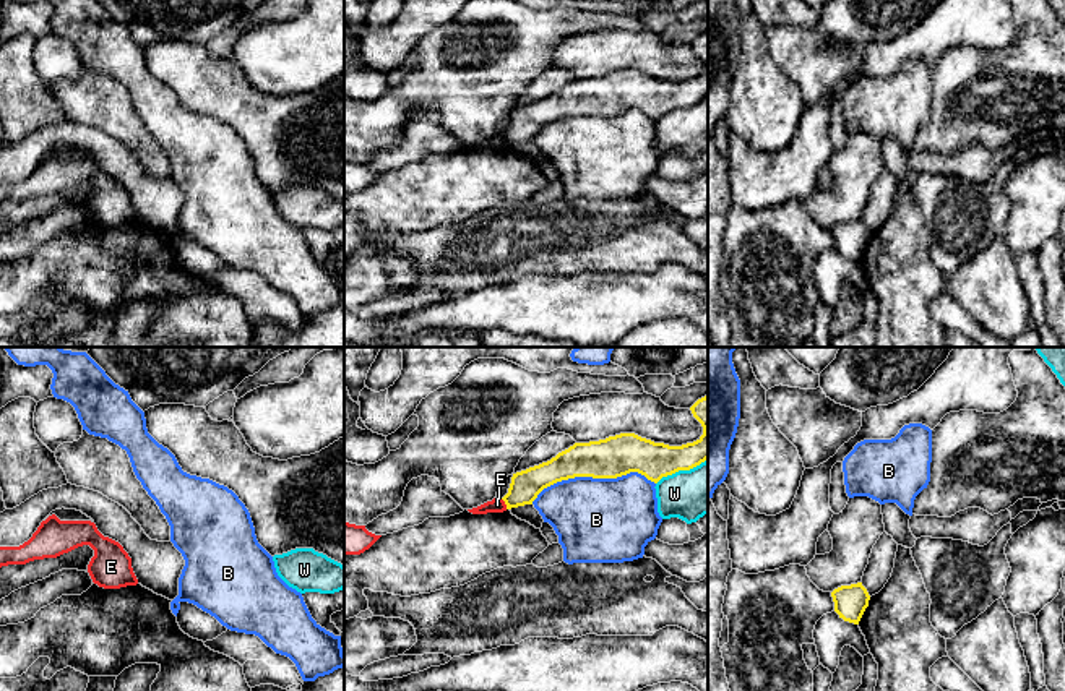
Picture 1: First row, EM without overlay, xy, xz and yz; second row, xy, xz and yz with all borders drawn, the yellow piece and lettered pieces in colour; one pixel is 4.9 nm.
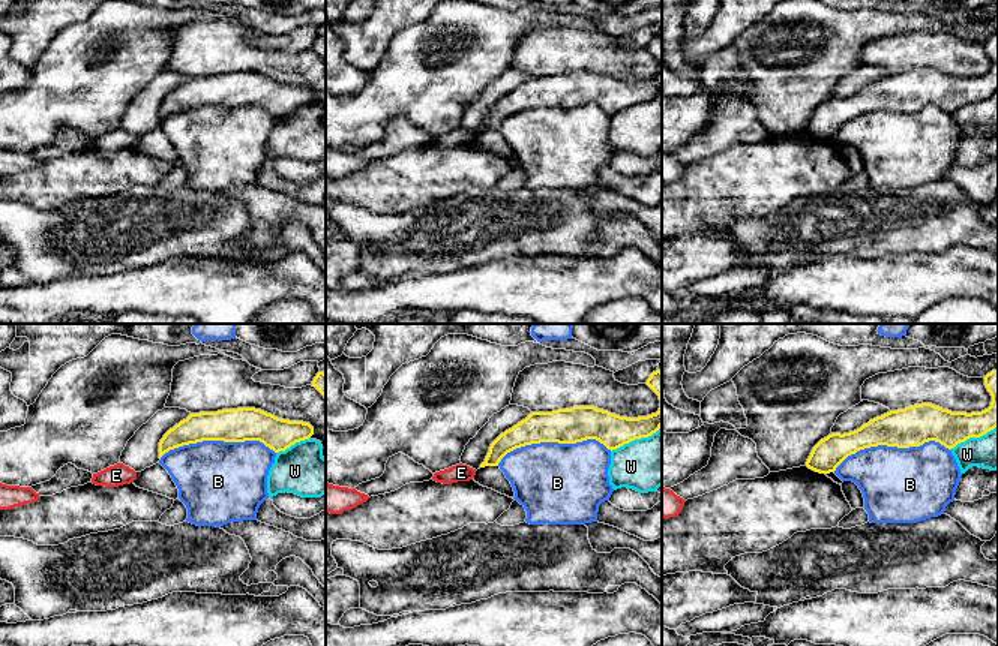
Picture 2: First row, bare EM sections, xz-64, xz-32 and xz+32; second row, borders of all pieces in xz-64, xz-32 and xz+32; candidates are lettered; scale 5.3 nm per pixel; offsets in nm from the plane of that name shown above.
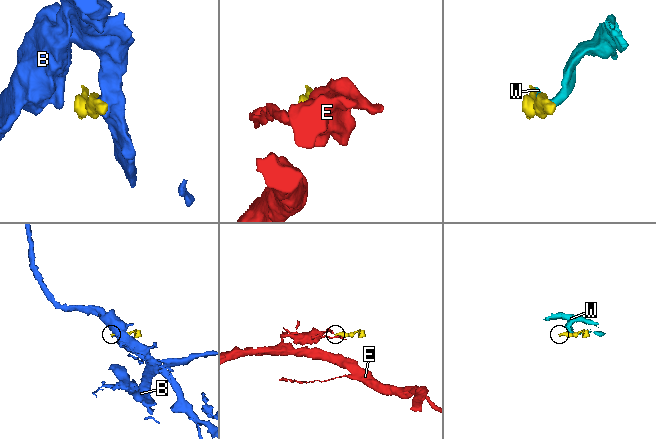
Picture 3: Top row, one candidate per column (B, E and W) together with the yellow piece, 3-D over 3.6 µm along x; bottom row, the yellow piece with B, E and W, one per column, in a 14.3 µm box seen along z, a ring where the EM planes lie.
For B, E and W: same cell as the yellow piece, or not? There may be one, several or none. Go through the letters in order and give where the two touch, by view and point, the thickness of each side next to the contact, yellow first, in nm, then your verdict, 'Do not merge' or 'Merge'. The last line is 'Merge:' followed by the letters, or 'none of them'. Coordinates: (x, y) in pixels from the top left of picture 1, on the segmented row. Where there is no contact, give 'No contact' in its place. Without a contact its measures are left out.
B: Touches yellow at xz (591, 476). Thickness 200 nm (yellow) against 420 nm. Do not merge
E: Touches yellow at xz (505, 503). Thickness 150 nm (yellow) against 80 nm. Do not merge
W: Touches yellow at xz (681, 469). Thickness 180 nm (yellow) against 260 nm. Do not merge
Merge: none of them

